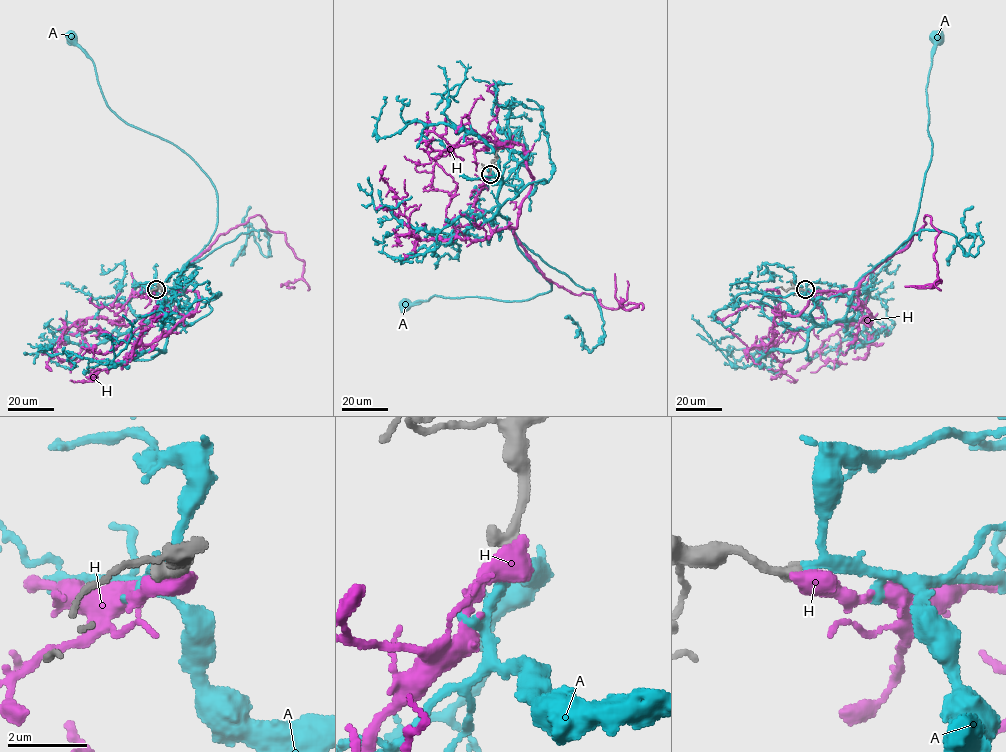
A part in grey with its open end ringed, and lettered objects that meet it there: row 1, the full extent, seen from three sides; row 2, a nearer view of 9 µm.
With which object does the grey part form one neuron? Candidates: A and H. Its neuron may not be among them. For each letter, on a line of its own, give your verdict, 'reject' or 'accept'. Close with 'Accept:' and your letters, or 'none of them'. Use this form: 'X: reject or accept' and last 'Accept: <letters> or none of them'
A: accept
H: reject
Accept: A

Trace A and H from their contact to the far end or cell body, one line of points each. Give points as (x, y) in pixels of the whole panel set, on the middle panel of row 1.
A: (490, 174), (492, 183), (519, 186), (498, 212), (520, 251), (551, 289), (523, 300), (434, 295), (404, 306)
H: (490, 173), (474, 206), (493, 231), (516, 228), (546, 278), (608, 308), (637, 306), (615, 296), (615, 274)

